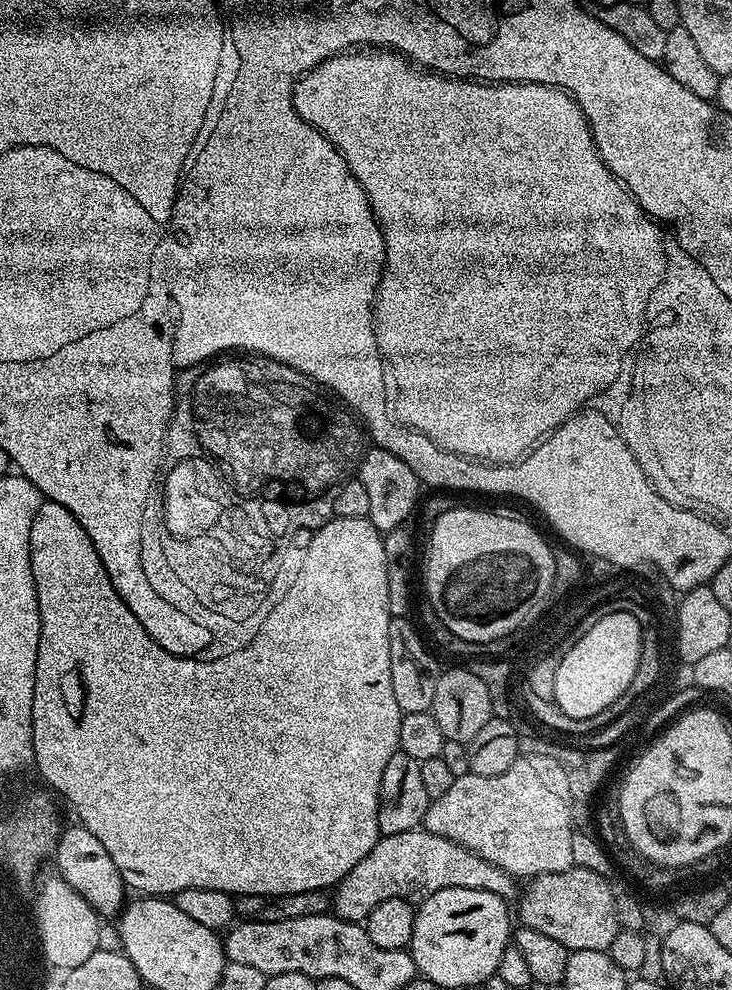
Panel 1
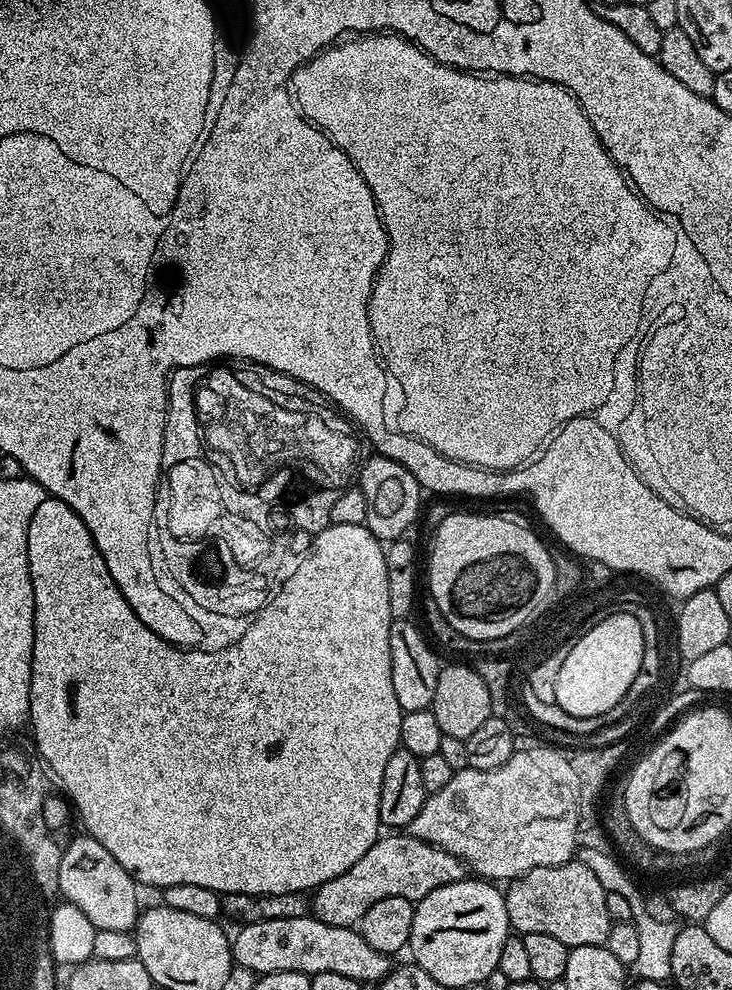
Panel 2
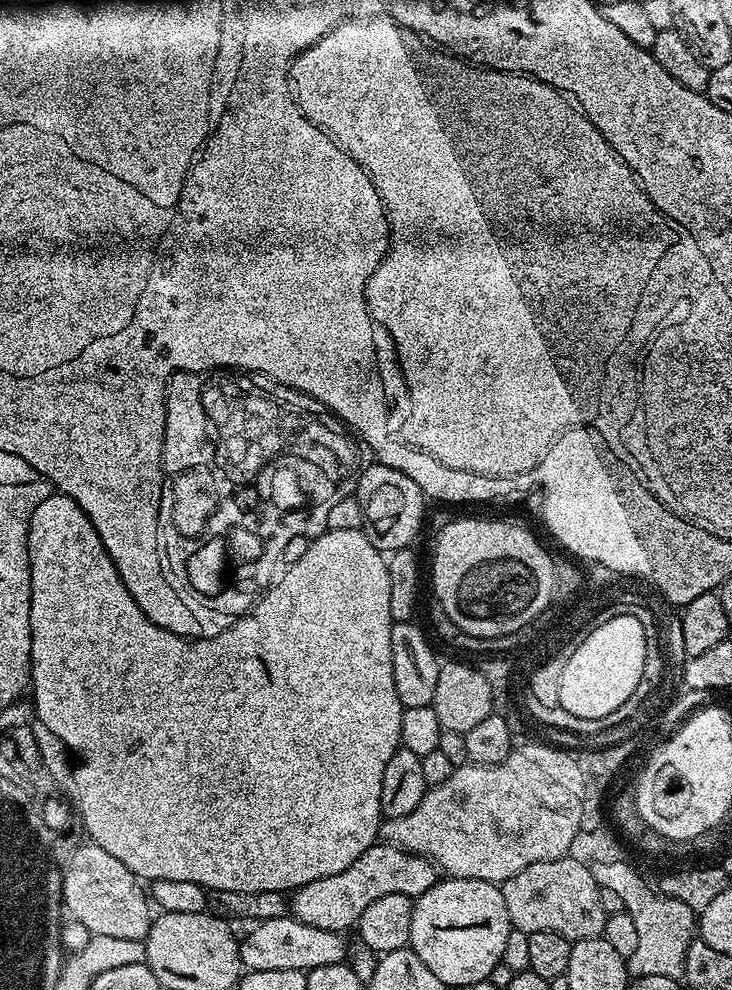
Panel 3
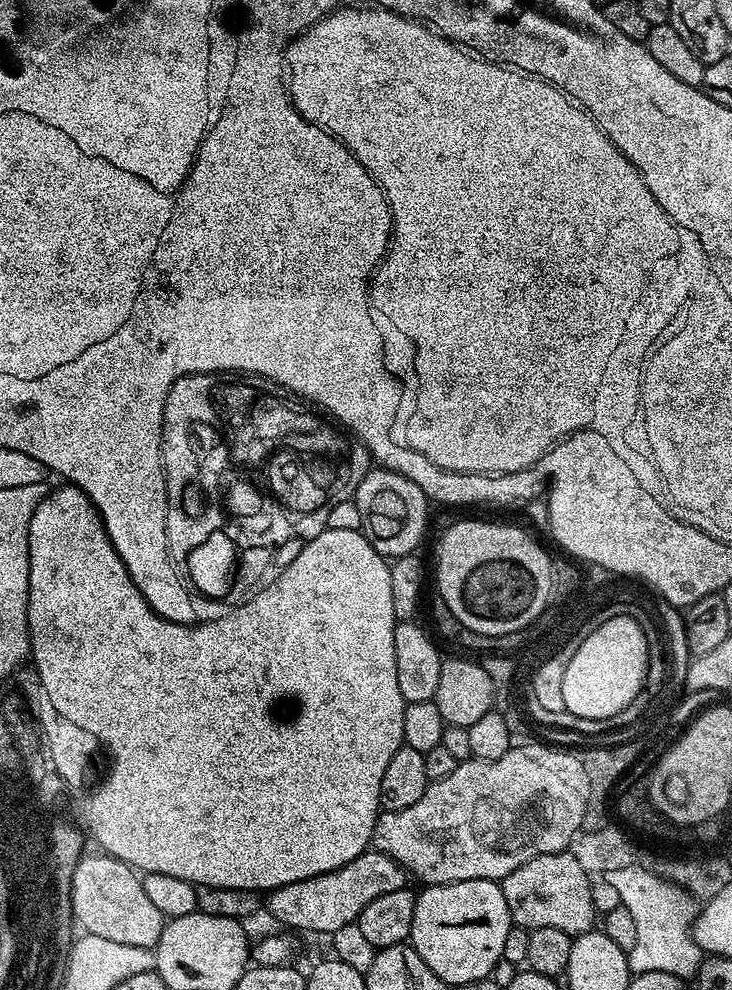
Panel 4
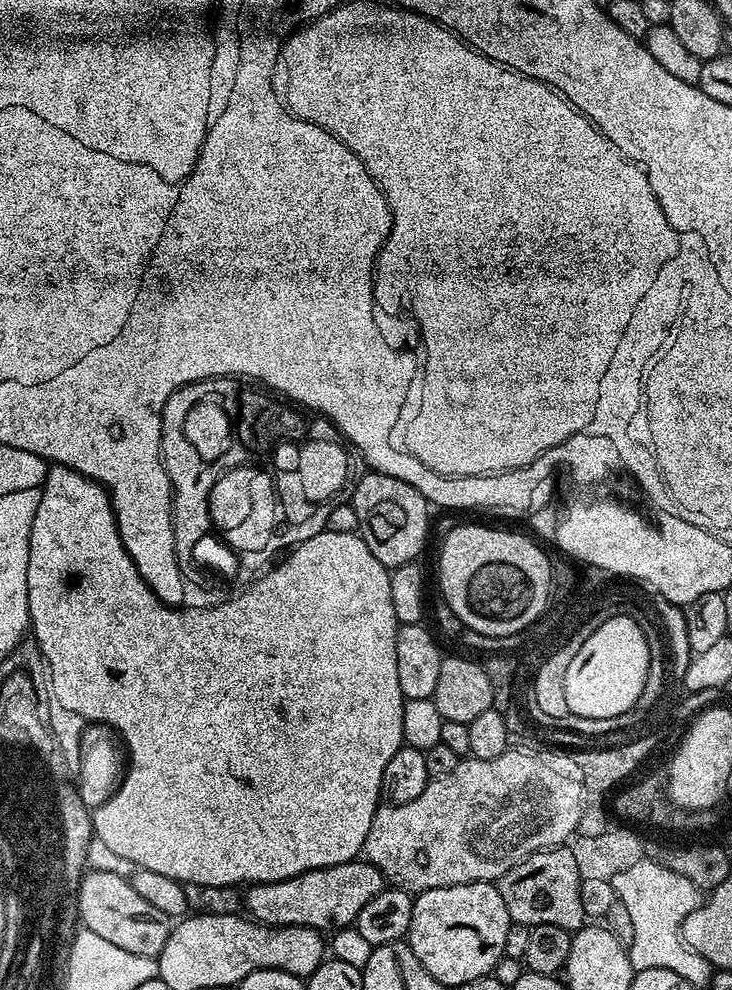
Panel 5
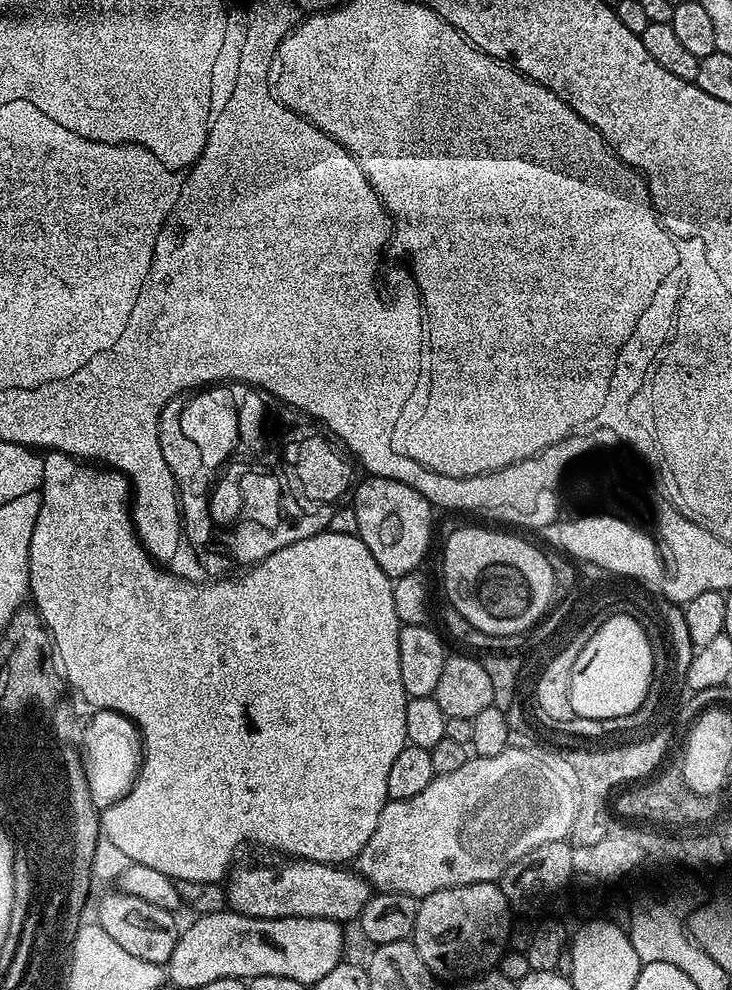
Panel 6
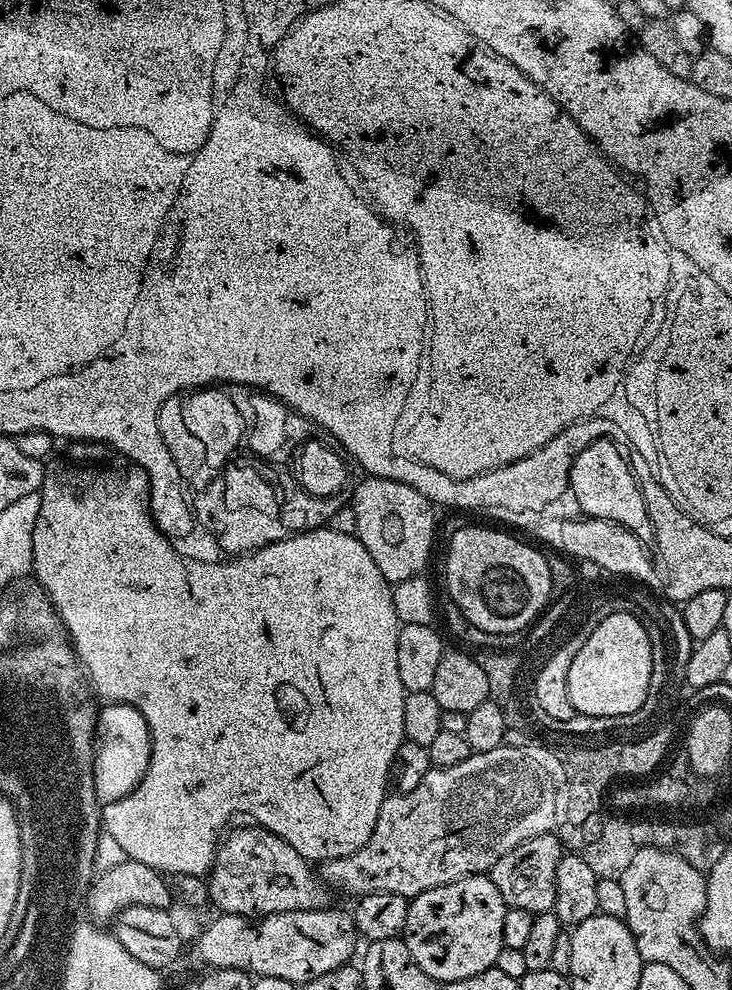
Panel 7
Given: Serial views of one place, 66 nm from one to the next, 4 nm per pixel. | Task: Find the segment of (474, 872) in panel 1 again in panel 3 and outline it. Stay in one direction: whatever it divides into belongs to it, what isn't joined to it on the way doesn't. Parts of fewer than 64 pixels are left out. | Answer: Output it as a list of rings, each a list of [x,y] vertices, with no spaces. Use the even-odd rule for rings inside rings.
[[[377,842],[367,848],[342,874],[330,874],[330,878],[318,878],[306,886],[295,889],[290,896],[290,915],[292,919],[306,926],[318,926],[318,930],[344,934],[347,933],[347,928],[355,929],[362,918],[362,910],[366,910],[366,906],[371,906],[377,898],[382,898],[386,894],[406,894],[415,898],[437,883],[438,869],[431,860],[424,856],[416,856],[404,848],[395,848],[393,844]]]

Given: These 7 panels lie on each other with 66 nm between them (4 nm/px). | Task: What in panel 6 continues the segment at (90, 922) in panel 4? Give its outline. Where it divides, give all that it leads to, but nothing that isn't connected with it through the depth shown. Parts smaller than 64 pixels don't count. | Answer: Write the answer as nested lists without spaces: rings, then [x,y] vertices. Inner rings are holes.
[[[113,890],[101,898],[96,922],[122,950],[144,962],[164,966],[167,965],[170,954],[174,954],[178,935],[176,918],[173,913],[162,910],[162,906],[153,906],[151,902],[142,902],[142,898],[134,898],[125,892]]]

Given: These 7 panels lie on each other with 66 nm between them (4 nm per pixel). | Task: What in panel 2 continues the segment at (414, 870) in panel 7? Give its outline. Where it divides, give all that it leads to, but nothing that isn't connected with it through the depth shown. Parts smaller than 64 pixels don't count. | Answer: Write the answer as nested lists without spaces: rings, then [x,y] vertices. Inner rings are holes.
[[[539,746],[525,752],[513,752],[502,766],[494,770],[464,768],[453,772],[442,790],[425,799],[422,810],[407,826],[414,838],[438,846],[454,854],[477,877],[489,882],[511,882],[538,866],[567,864],[577,855],[577,833],[582,828],[580,810],[581,773],[563,751],[551,746]]]

